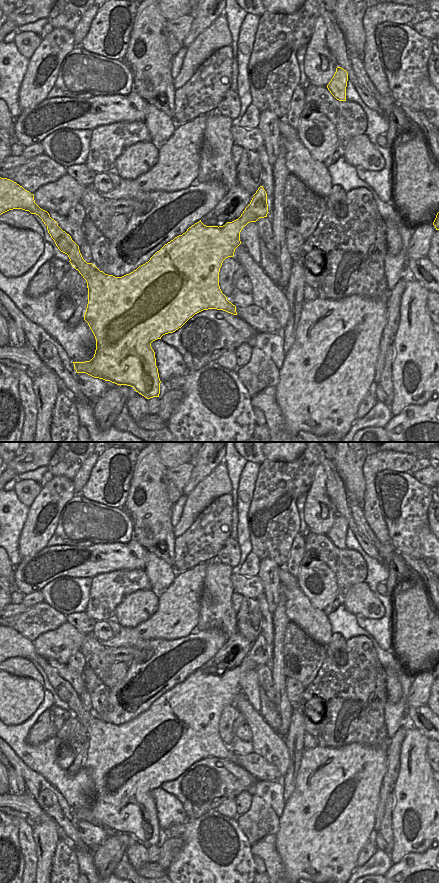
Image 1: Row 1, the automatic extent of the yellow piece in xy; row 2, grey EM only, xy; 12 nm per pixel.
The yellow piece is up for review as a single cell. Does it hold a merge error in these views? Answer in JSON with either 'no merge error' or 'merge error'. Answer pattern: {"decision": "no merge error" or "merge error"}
{"decision": "no merge error"}

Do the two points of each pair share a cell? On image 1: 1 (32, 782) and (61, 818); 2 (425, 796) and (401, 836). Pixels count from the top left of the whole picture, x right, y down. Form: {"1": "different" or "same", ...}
{"1": "same", "2": "same"}

